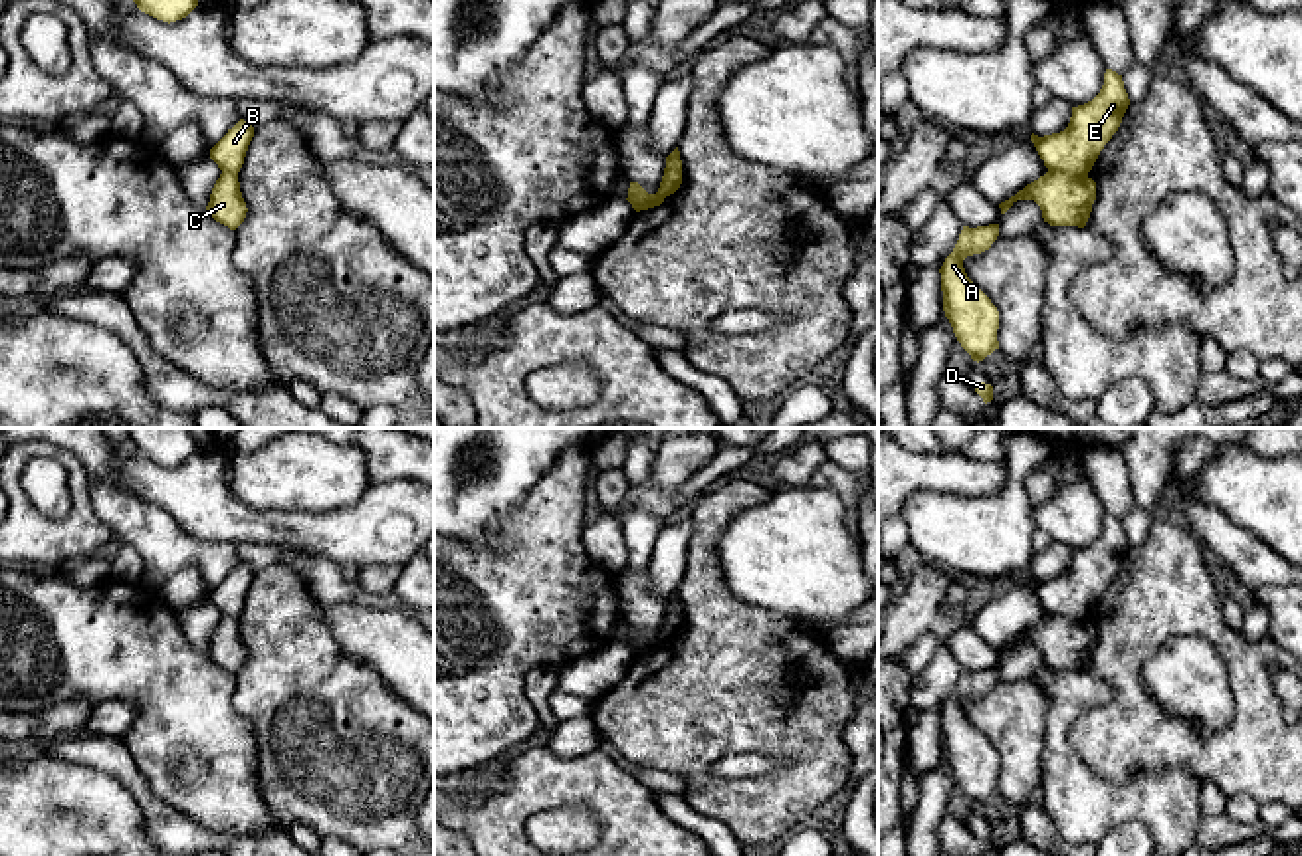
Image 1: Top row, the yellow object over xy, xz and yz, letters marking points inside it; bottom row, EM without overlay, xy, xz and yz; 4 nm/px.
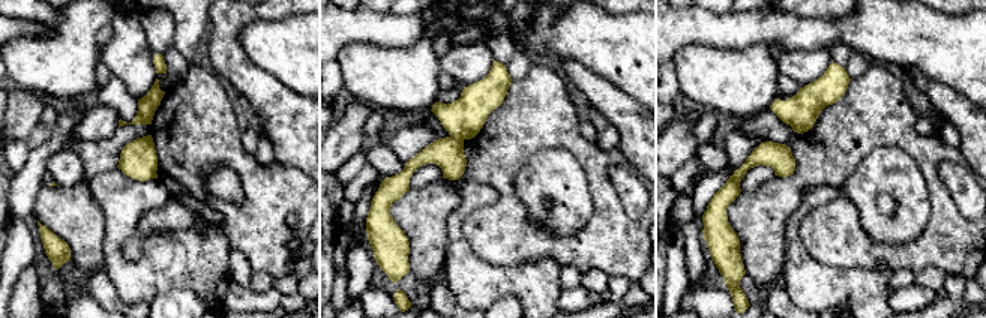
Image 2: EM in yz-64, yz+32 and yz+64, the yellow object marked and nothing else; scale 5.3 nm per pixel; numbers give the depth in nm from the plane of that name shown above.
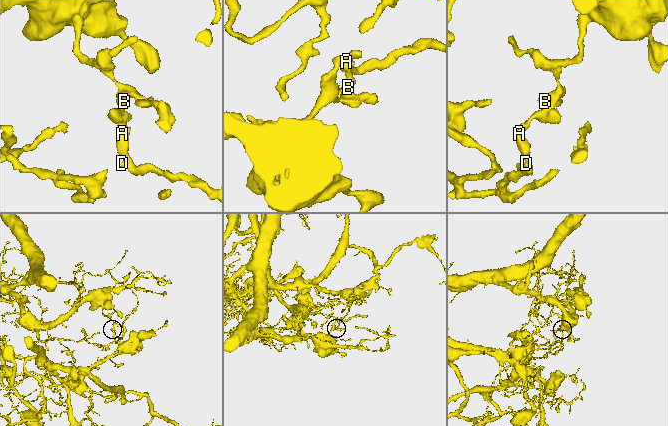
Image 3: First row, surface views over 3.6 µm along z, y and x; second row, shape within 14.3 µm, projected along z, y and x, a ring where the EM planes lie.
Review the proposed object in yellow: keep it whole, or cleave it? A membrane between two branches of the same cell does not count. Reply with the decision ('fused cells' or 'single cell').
fused cells

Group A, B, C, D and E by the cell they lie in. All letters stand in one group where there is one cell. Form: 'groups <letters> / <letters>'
groups A C D / B E

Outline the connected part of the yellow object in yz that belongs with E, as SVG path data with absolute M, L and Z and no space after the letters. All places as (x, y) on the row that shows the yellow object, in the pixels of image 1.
M1106 69L1100 93L1084 105L1072 107L1064 131L1044 137L1031 135L1048 172L1086 178L1100 151L1118 131L1128 105L1122 75Z

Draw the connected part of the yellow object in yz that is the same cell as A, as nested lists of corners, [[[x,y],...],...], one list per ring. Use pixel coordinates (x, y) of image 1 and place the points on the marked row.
[[[999,224],[963,226],[953,252],[945,258],[941,273],[943,311],[961,347],[973,361],[983,361],[999,349],[999,311],[991,299],[967,277],[963,260],[991,248]]]

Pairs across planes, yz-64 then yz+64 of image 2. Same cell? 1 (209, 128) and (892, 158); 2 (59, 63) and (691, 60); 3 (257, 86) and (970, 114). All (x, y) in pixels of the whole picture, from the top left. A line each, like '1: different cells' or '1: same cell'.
1: different cells
2: same cell
3: same cell

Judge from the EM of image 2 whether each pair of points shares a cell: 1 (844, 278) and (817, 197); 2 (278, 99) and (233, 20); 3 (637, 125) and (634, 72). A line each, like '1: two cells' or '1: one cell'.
1: one cell
2: one cell
3: two cells

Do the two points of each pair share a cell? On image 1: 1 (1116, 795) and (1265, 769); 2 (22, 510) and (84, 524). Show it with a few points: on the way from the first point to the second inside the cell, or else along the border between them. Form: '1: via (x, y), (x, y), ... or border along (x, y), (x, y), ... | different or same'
1: border along (1154, 769), (1188, 767), (1201, 781) | different
2: via (38, 526), (68, 528) | same

